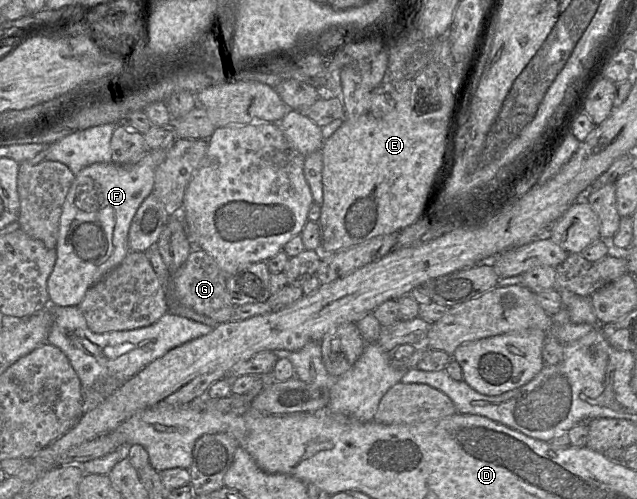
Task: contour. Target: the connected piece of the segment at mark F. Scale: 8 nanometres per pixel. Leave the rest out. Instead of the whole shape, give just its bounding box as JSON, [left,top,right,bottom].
[47,150,166,306]

